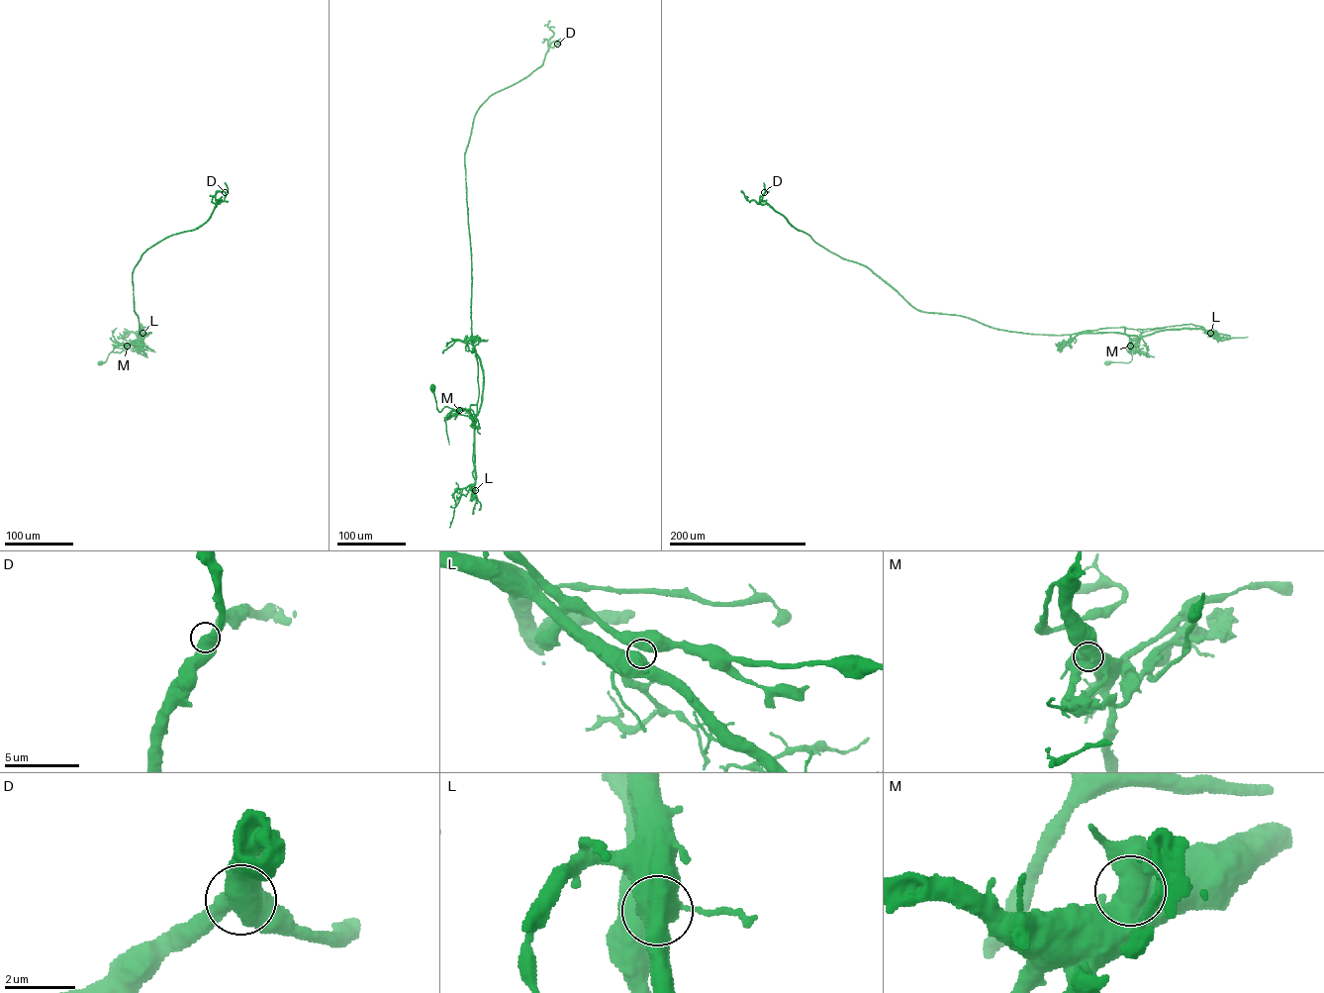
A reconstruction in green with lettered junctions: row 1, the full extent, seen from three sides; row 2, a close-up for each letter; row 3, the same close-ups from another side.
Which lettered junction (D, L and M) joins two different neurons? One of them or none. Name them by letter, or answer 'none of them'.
M

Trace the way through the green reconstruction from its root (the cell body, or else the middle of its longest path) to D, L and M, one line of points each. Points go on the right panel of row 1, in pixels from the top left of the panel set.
D: (1107, 362), (1132, 359), (1124, 327), (1032, 334), (918, 311), (868, 268), (793, 226), (761, 201), (764, 192)
L: (1107, 362), (1129, 362), (1132, 355), (1126, 347), (1131, 343), (1128, 343), (1156, 332), (1191, 328), (1210, 333)
M: (1107, 362), (1129, 362), (1132, 355), (1126, 347), (1131, 343), (1128, 344), (1130, 346)

